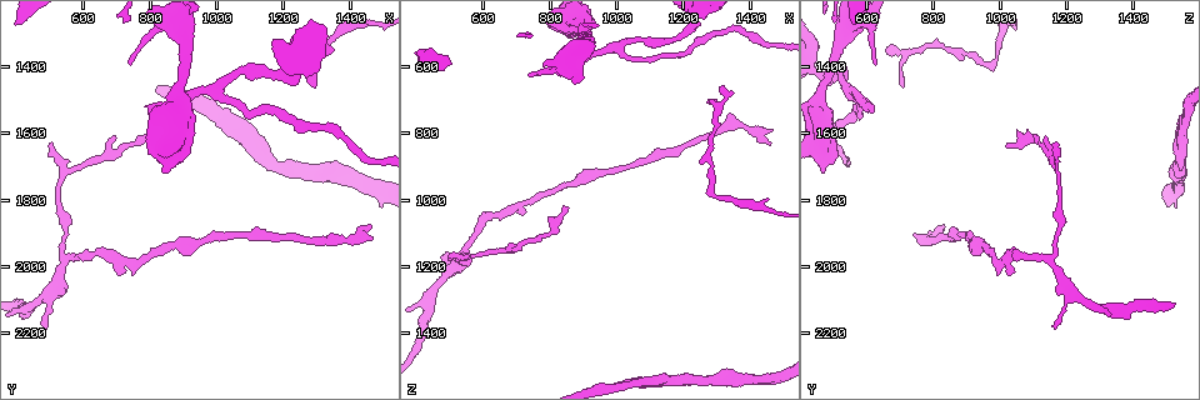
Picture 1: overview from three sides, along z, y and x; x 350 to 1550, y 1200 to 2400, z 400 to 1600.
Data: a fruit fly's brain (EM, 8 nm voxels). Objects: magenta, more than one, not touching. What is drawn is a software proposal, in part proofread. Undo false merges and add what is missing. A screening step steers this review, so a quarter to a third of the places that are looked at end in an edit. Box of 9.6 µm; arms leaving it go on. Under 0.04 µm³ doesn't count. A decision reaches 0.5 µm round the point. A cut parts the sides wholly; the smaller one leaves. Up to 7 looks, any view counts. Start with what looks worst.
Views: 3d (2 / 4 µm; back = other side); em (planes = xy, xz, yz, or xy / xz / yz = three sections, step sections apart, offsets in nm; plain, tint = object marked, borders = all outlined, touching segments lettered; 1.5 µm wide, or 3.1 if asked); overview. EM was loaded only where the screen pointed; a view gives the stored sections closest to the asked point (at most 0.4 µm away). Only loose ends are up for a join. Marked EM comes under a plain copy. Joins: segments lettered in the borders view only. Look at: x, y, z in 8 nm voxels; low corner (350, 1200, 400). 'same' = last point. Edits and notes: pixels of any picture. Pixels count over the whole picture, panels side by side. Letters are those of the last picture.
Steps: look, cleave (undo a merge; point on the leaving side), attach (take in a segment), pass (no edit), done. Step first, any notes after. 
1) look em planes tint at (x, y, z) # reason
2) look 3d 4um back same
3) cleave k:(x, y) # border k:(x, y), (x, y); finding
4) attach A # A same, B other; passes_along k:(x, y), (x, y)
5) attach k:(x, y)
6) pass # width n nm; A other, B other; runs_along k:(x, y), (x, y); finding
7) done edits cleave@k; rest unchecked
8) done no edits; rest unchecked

look em planes tint at (790, 1530, 630) # an open end

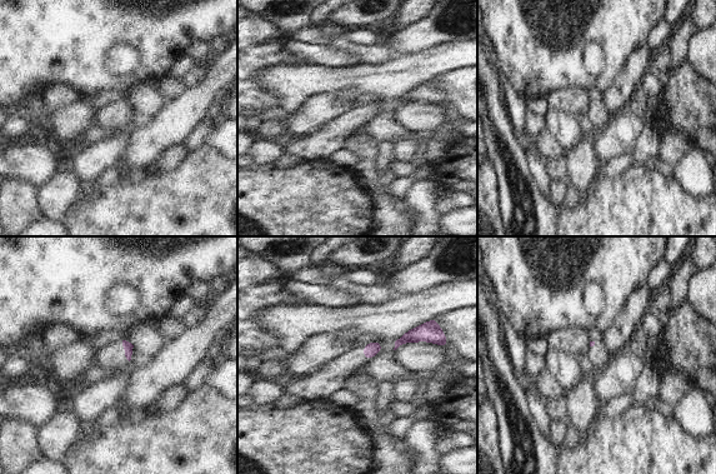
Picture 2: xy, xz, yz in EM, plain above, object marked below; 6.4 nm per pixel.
look em planes borders same # what lies round it

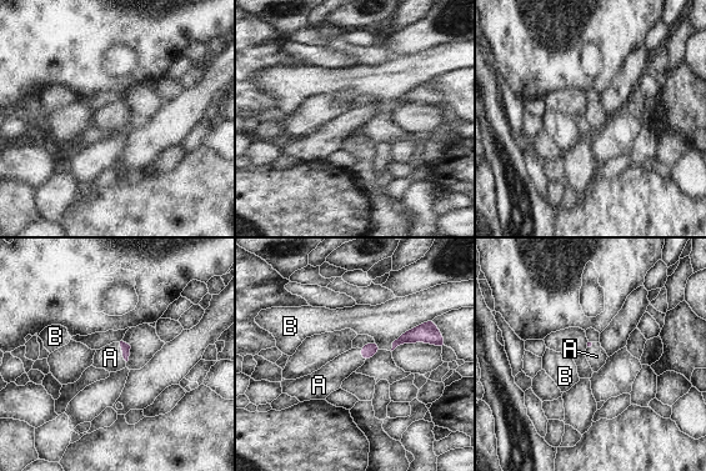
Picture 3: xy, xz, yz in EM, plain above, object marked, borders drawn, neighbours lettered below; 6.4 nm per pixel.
attach A # A same, B other; passes_along 3:(125, 347), (123, 352), (110, 357); the cell continues

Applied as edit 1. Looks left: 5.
look overview

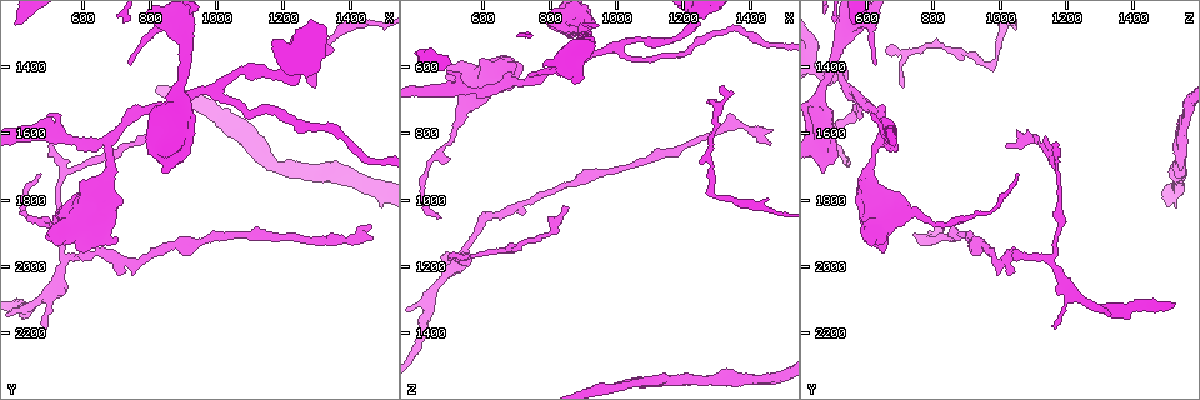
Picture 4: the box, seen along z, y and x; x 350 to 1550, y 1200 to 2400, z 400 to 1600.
look em xz step 4 borders at (700, 1620, 1140) # branch stops here

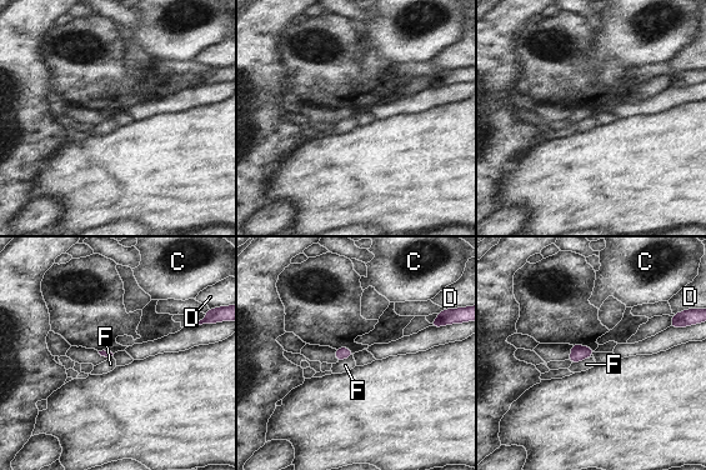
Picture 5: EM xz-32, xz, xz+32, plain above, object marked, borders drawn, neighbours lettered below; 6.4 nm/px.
pass # C other, D other, F other; border 5:(587, 358), (571, 364); none of them fits

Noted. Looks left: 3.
look 3d 4um back at (1000, 1470, 540)

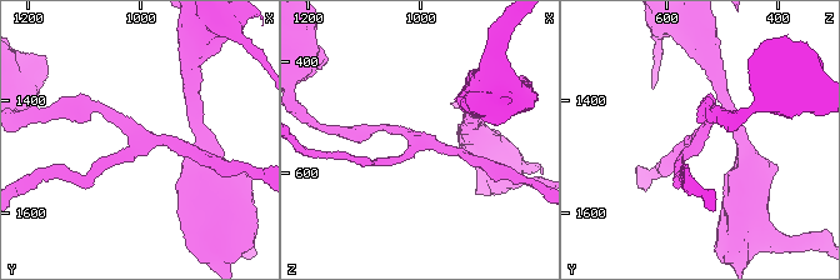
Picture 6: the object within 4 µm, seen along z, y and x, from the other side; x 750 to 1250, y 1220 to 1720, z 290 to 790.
look em xy step 8 tint at (1000, 1485, 545) # arms 3

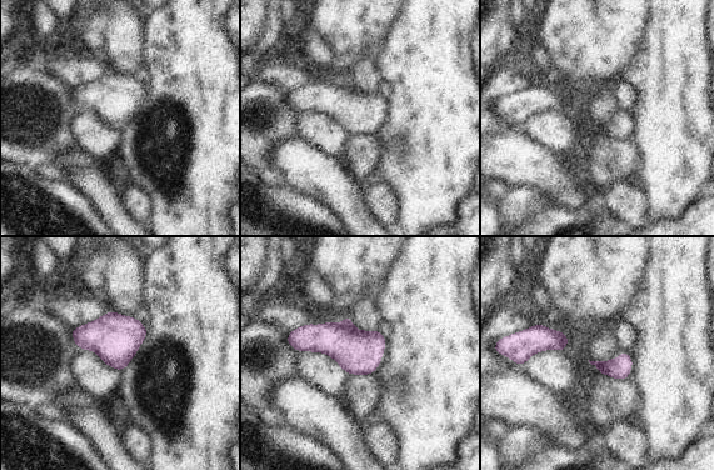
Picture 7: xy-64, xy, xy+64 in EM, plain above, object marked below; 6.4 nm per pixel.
look em planes borders same

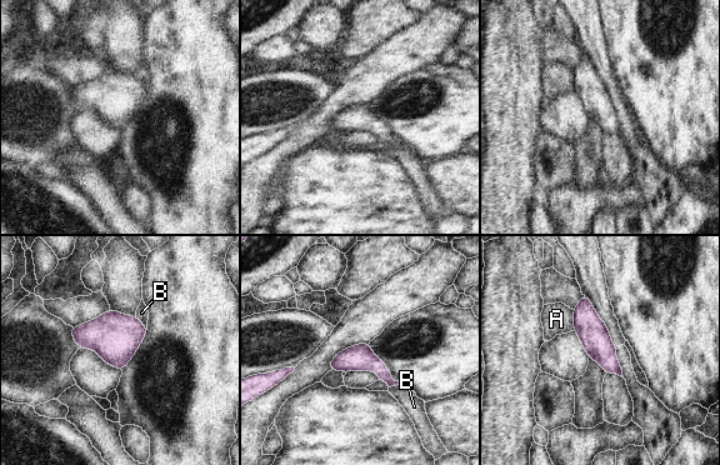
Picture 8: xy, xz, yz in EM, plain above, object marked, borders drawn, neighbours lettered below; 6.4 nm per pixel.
pass # width 180 nm; A other, B other; runs_along 8:(584, 300), (586, 323), (619, 371); all the same cell

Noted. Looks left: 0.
done edits attach@3; rest unchecked

